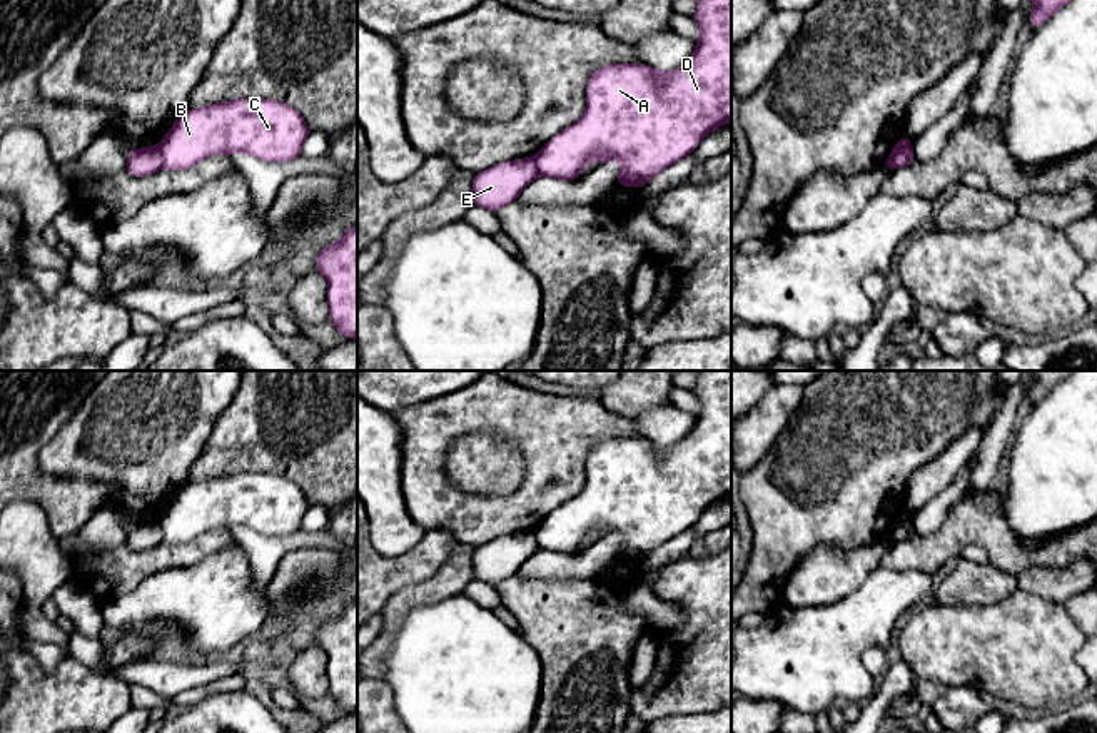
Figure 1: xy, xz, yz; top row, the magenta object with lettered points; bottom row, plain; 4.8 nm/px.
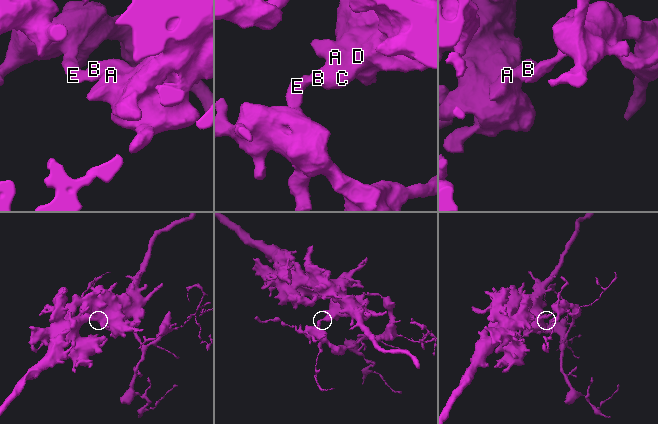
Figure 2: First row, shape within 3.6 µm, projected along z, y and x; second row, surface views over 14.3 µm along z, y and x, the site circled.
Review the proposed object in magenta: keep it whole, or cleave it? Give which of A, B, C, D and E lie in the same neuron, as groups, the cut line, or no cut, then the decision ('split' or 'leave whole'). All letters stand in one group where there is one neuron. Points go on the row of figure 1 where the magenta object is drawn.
A B C D / E | yz (909, 139), (892, 167) | split

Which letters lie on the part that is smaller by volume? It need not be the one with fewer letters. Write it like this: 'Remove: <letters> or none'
Remove: E

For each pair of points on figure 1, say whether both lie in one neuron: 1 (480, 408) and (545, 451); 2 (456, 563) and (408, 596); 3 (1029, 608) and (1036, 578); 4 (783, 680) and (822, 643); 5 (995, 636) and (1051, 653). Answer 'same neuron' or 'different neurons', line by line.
1: same neuron
2: same neuron
3: different neurons
4: same neuron
5: same neuron

